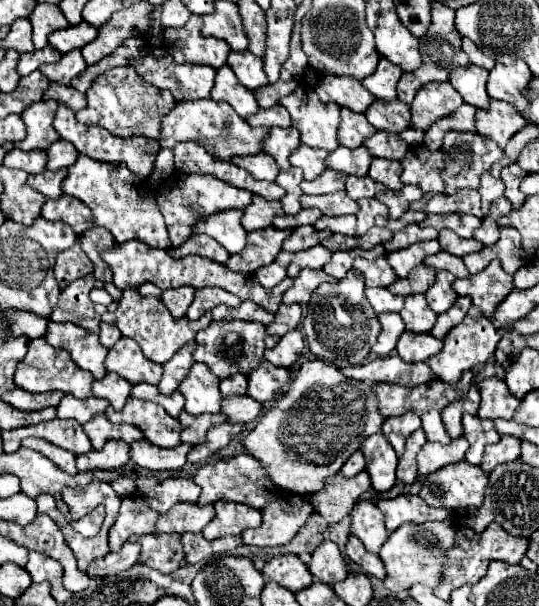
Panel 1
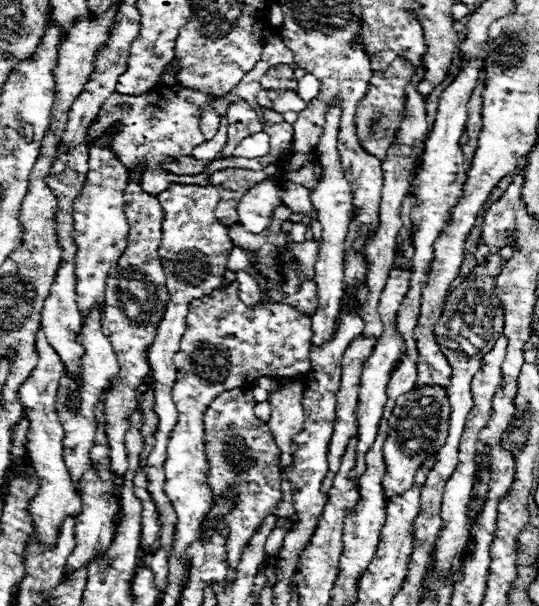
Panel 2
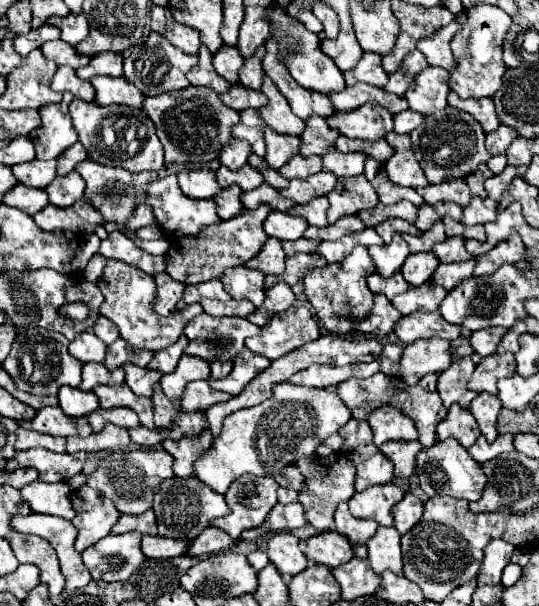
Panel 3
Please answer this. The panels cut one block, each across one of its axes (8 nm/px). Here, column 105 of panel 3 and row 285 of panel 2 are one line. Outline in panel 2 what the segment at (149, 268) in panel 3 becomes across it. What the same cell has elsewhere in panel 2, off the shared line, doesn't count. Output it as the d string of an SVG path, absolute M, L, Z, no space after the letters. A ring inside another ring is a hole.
M236 272L236 280L240 284L240 300L244 300L246 306L256 306L262 302L260 298L260 288L256 286L256 282L246 274L246 272Z

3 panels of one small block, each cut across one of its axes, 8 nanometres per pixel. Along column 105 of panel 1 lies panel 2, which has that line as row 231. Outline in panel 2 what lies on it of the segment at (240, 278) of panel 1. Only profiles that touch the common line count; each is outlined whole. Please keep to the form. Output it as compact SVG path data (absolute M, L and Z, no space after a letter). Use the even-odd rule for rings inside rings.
M262 180L260 184L256 184L254 188L250 188L240 204L238 204L238 216L240 216L240 224L248 230L248 232L262 232L270 220L272 220L272 210L276 206L280 206L280 198L278 198L278 186L272 180Z

